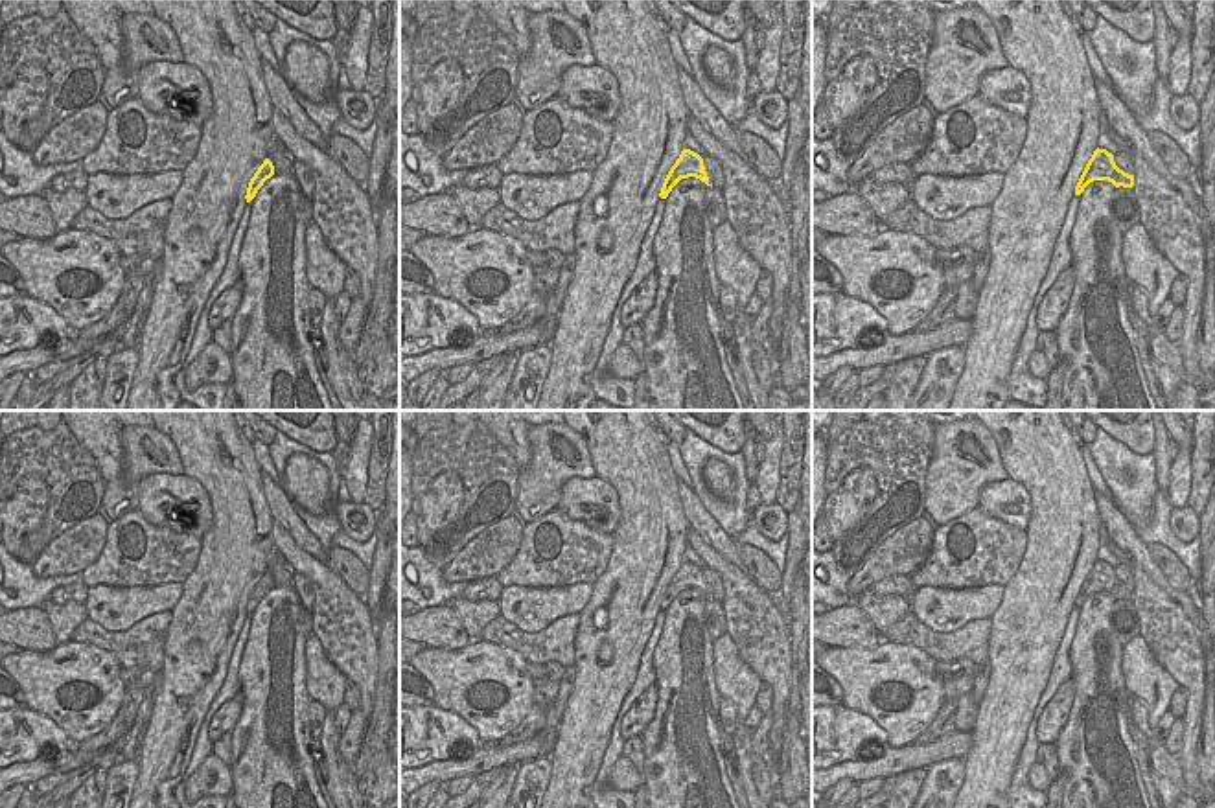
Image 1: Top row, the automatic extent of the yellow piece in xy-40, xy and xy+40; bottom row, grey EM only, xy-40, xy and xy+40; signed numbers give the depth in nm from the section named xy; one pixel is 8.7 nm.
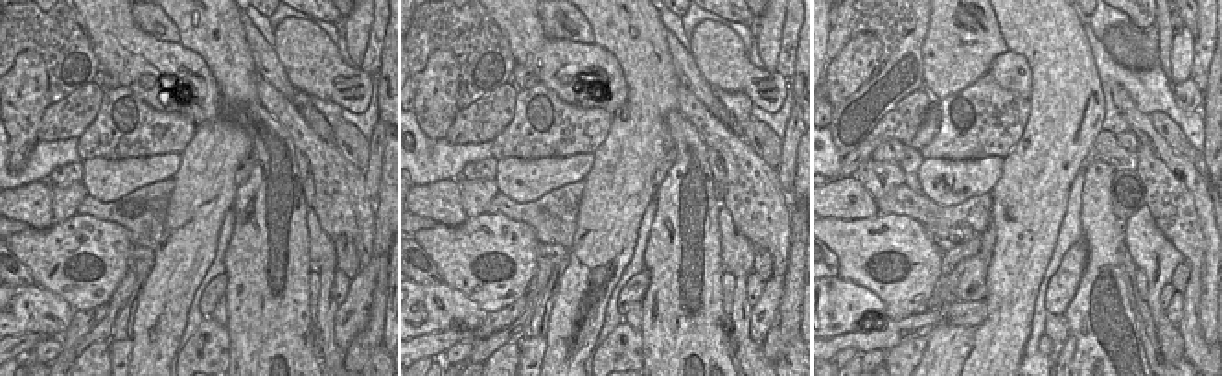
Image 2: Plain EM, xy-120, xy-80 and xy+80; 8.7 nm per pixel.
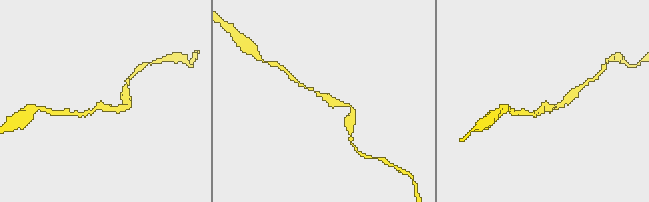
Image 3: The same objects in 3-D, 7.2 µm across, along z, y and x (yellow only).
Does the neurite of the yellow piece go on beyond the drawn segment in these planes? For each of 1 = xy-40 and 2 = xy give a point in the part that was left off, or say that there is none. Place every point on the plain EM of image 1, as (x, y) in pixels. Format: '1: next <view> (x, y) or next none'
1: next none
2: next none

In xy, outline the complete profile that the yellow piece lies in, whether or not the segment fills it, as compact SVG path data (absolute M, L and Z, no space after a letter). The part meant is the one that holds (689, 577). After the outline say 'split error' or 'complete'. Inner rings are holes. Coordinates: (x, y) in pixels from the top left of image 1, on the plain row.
M683 561L679 571L676 572L676 576L670 580L670 583L668 583L665 594L663 594L659 609L666 611L668 606L672 604L672 600L681 591L688 591L688 589L696 589L701 594L705 594L707 598L711 598L705 578L703 578L703 571L690 561Z; complete

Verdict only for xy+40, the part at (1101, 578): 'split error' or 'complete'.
complete

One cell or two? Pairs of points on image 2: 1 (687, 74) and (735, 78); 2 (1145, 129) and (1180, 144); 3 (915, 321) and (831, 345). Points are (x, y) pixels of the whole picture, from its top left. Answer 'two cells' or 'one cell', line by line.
1: two cells
2: two cells
3: one cell

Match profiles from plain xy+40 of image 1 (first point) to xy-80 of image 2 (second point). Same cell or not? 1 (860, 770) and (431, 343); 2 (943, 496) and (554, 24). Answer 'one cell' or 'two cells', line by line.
1: one cell
2: one cell

